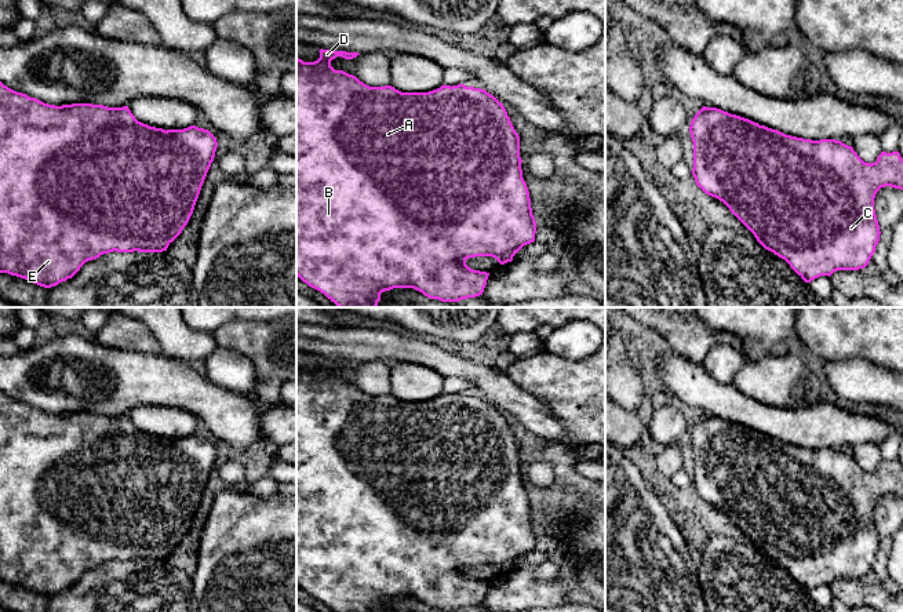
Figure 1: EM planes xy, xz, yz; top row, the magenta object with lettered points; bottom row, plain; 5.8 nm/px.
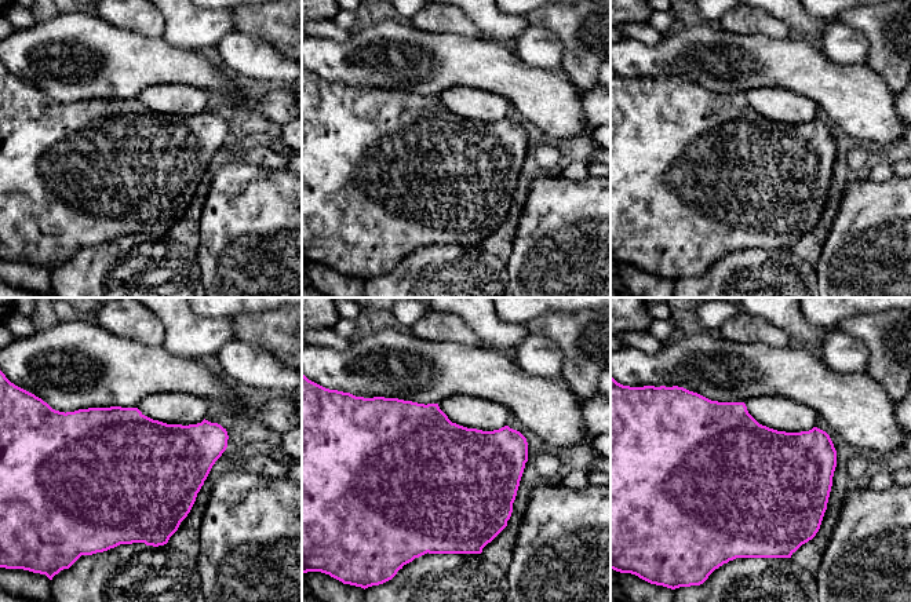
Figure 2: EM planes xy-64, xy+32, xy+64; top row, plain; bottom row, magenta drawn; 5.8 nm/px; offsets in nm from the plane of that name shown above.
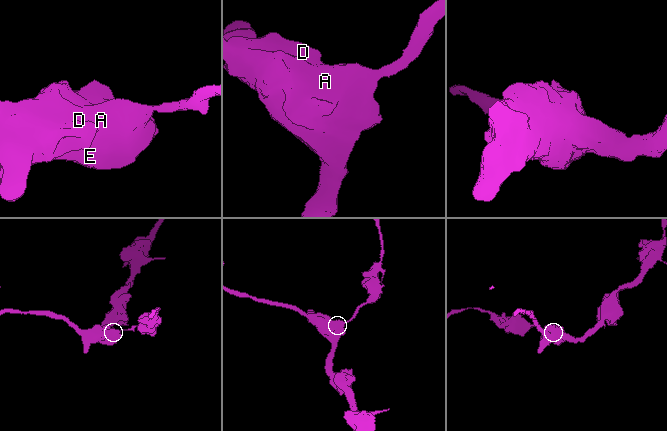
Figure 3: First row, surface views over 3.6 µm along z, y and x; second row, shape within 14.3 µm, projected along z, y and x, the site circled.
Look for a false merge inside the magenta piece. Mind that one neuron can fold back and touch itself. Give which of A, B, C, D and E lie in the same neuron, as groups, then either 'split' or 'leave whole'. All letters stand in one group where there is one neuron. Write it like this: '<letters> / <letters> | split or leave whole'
A B C D E | leave whole

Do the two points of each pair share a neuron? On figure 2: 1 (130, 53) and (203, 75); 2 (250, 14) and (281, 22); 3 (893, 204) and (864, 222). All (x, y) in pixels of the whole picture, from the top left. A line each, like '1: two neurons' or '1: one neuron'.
1: one neuron
2: one neuron
3: one neuron

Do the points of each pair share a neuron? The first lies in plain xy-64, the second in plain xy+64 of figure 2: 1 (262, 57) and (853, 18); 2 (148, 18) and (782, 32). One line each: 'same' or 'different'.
1: different
2: same

